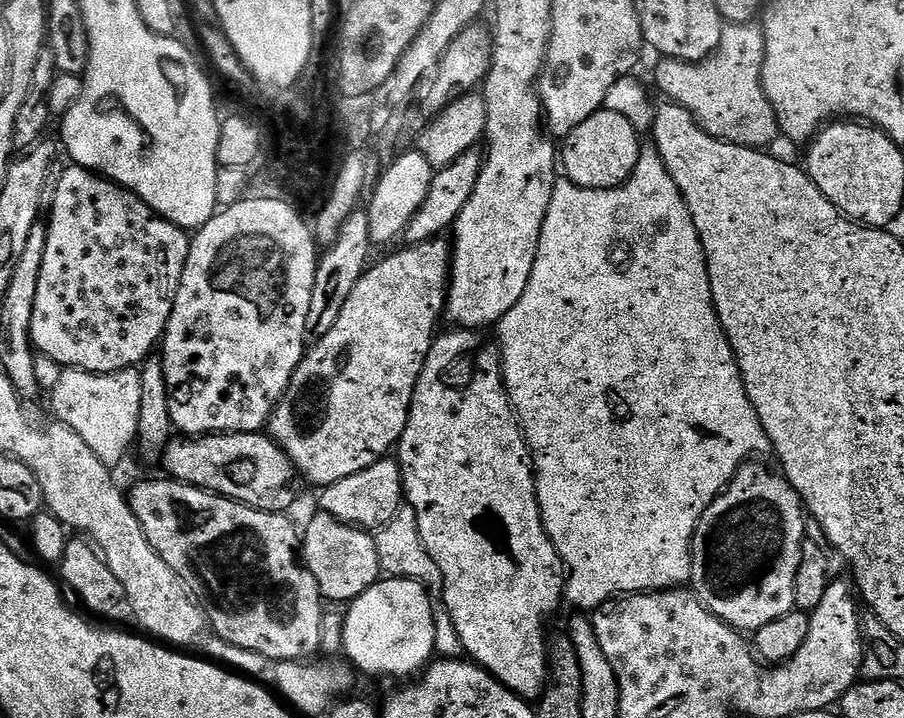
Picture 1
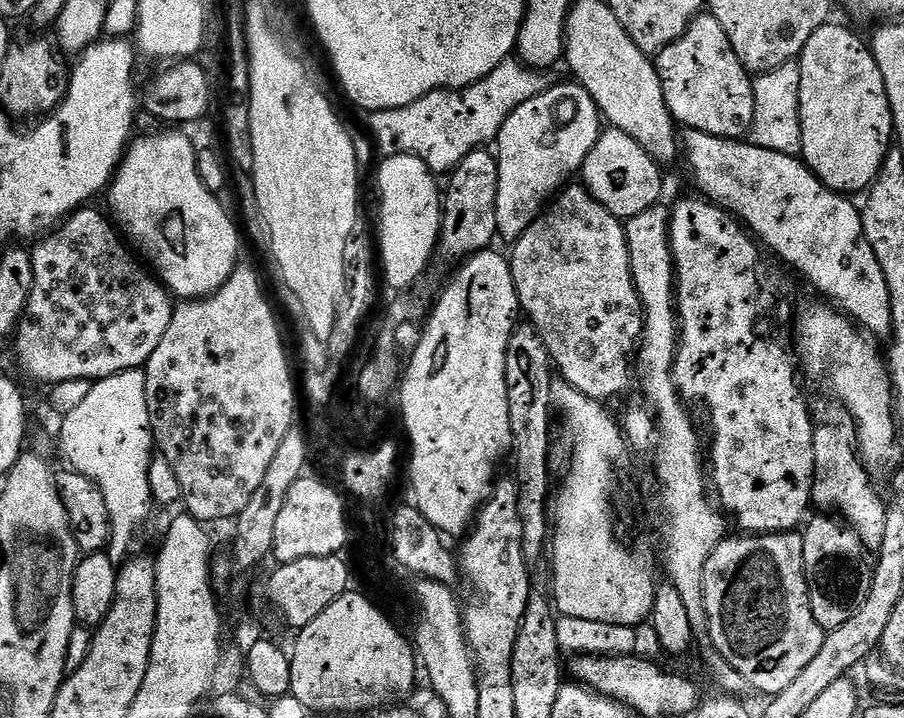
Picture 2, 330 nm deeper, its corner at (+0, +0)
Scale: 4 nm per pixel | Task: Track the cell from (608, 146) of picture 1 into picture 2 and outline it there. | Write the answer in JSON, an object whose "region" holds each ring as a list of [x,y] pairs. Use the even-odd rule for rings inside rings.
{"region":[[[608,126],[601,131],[597,144],[585,159],[582,184],[591,196],[606,206],[606,210],[610,210],[610,214],[627,222],[661,203],[660,191],[664,188],[664,180],[660,172],[661,165],[657,164],[653,156],[646,154],[646,150],[638,146],[630,134]]]}

